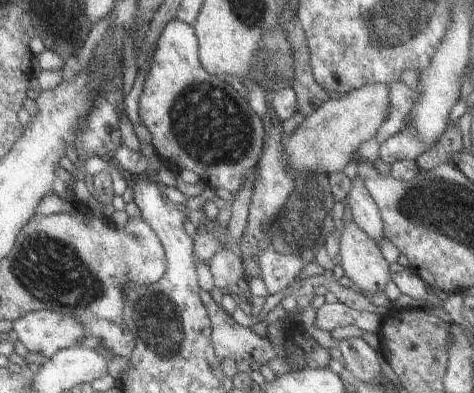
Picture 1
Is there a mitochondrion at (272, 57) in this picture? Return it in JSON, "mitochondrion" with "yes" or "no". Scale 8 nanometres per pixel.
{"mitochondrion":"yes"}

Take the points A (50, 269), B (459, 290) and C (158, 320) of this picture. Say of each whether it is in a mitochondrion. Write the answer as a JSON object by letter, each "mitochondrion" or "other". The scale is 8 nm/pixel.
{"A":"mitochondrion","B":"other","C":"mitochondrion"}

